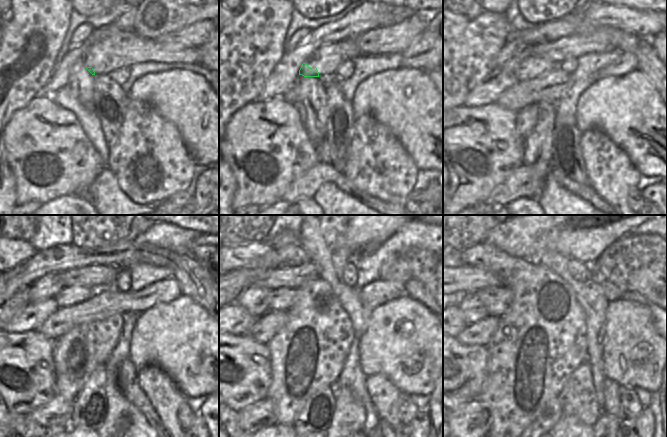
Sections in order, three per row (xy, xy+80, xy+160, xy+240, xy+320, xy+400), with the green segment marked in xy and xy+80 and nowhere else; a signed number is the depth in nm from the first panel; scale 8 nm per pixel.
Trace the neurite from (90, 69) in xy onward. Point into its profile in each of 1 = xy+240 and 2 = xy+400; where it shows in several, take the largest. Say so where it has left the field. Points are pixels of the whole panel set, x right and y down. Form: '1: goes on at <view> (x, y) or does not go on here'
1: goes on at xy+240 (68, 296)
2: goes on at xy+400 (496, 300)

